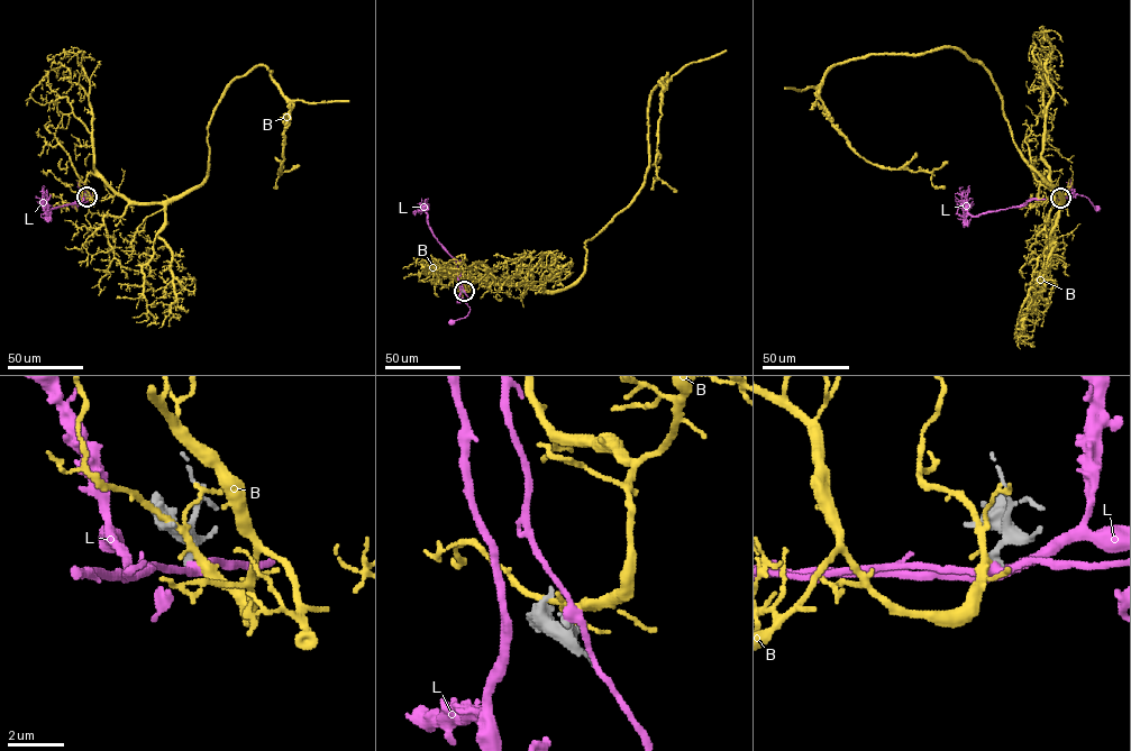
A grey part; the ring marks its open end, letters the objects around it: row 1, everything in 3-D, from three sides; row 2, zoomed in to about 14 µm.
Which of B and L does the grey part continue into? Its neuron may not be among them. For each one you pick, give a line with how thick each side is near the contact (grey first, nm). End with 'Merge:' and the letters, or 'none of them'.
Merge: none of them

